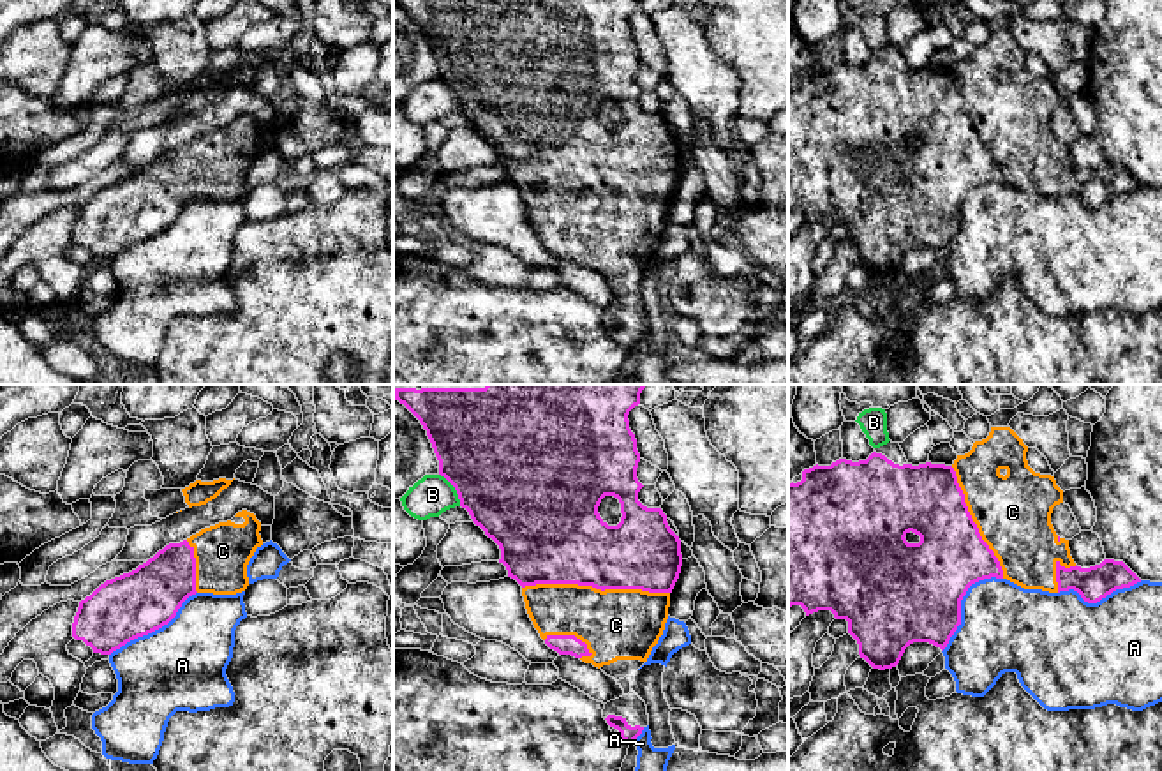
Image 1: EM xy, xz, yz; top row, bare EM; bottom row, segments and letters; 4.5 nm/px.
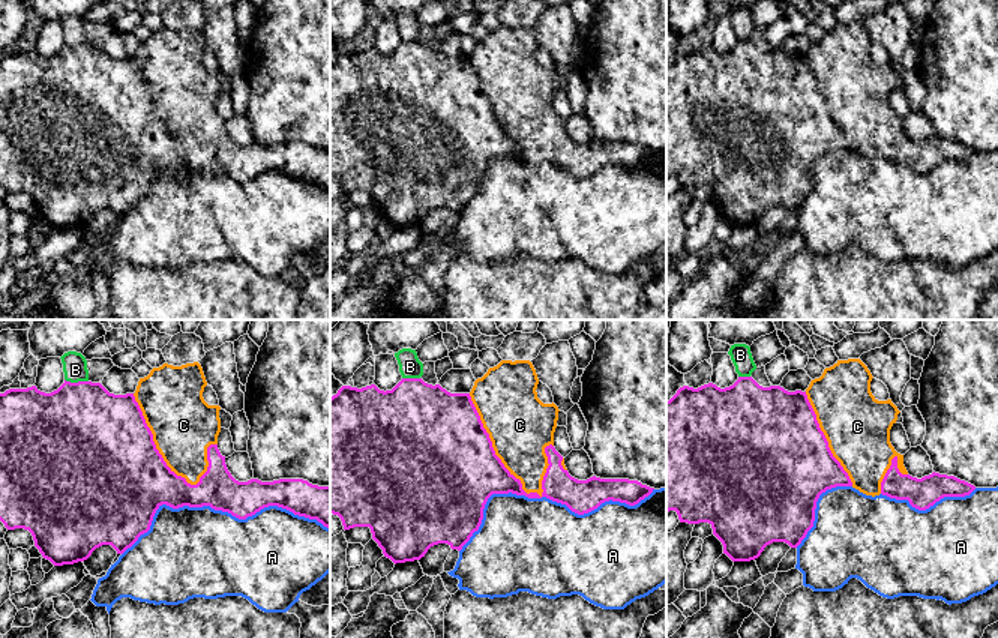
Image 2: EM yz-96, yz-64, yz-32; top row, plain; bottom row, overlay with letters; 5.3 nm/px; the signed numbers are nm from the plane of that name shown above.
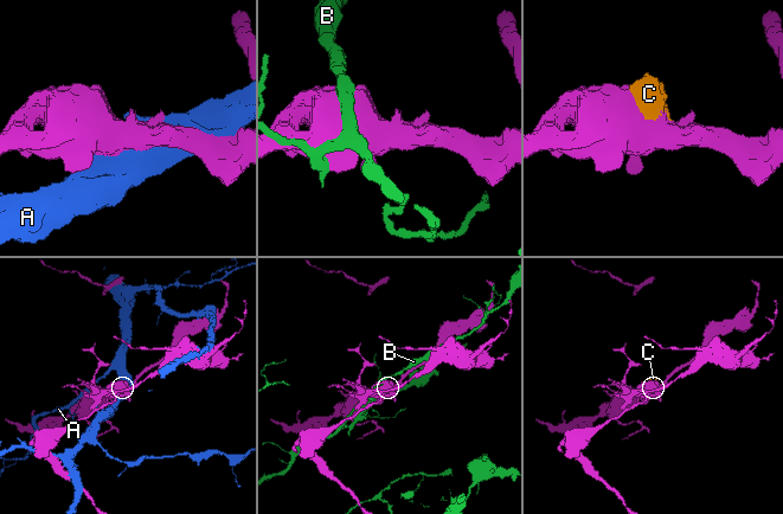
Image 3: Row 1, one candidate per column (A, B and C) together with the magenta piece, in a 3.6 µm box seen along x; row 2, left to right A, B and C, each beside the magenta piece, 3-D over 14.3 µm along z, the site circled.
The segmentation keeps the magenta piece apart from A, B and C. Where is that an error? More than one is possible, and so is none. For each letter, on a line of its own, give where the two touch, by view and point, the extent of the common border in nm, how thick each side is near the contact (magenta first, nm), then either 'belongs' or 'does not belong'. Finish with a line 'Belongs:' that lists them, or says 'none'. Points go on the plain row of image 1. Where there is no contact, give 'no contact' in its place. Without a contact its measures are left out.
A: meets magenta in yz at (960, 209); contact 440 nm long; 460 nm thick on the magenta side, 400 nm on the other; does not belong
B: meets magenta in xz at (455, 94); contact 180 nm long; 500 nm thick on the magenta side, 180 nm on the other; does not belong
C: meets magenta in xz at (596, 193); contact 650 nm long; 380 nm thick on the magenta side, 320 nm on the other; belongs
Belongs: C

